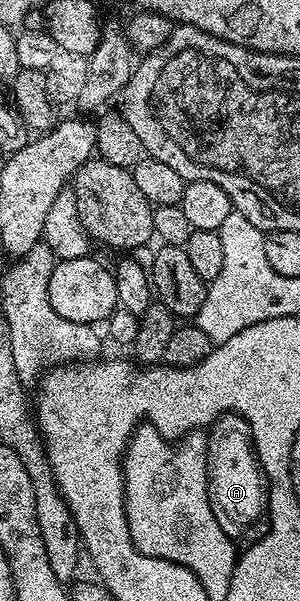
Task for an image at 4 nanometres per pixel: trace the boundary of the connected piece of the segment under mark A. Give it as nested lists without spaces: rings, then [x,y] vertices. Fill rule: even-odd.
[[[230,413],[218,417],[216,423],[208,428],[207,434],[211,509],[215,513],[215,521],[219,521],[225,531],[236,533],[251,526],[267,507],[267,479],[257,457],[253,431],[243,416]]]

